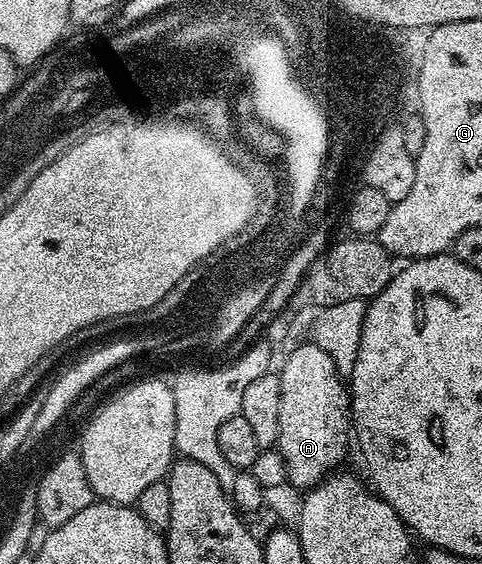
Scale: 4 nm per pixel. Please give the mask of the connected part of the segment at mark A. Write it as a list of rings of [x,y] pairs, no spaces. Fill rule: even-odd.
[[[306,342],[298,349],[287,352],[286,358],[288,360],[285,361],[284,368],[279,368],[278,371],[282,389],[282,401],[278,405],[278,429],[280,430],[278,450],[288,470],[287,482],[293,483],[296,487],[311,489],[316,484],[324,482],[339,468],[336,466],[343,461],[344,454],[348,451],[352,417],[350,391],[334,361],[330,361],[330,353],[323,351],[318,344]]]

